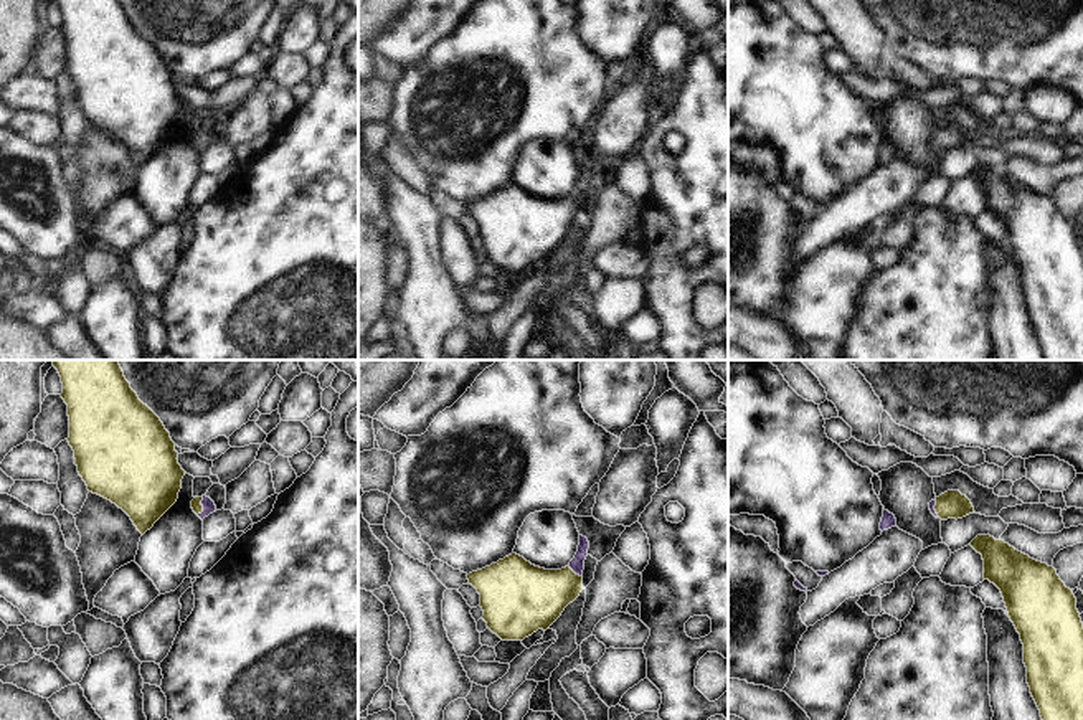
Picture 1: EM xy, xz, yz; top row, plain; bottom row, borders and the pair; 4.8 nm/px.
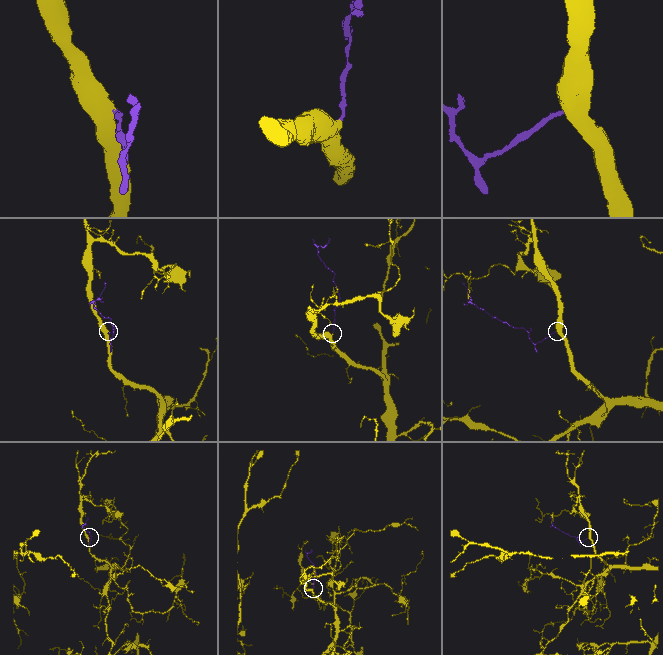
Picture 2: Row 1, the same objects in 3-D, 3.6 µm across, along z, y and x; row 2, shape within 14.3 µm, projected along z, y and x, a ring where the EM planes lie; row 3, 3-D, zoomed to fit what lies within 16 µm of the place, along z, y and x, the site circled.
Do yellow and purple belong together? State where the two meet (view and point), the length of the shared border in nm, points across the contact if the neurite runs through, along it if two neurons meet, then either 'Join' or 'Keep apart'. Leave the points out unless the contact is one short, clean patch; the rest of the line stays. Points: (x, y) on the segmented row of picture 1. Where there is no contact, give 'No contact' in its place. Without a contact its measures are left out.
Touches yellow at xy (202, 506). Shared border 100 nm. Path across: xy (197, 506), (202, 506), (208, 506). Join.

